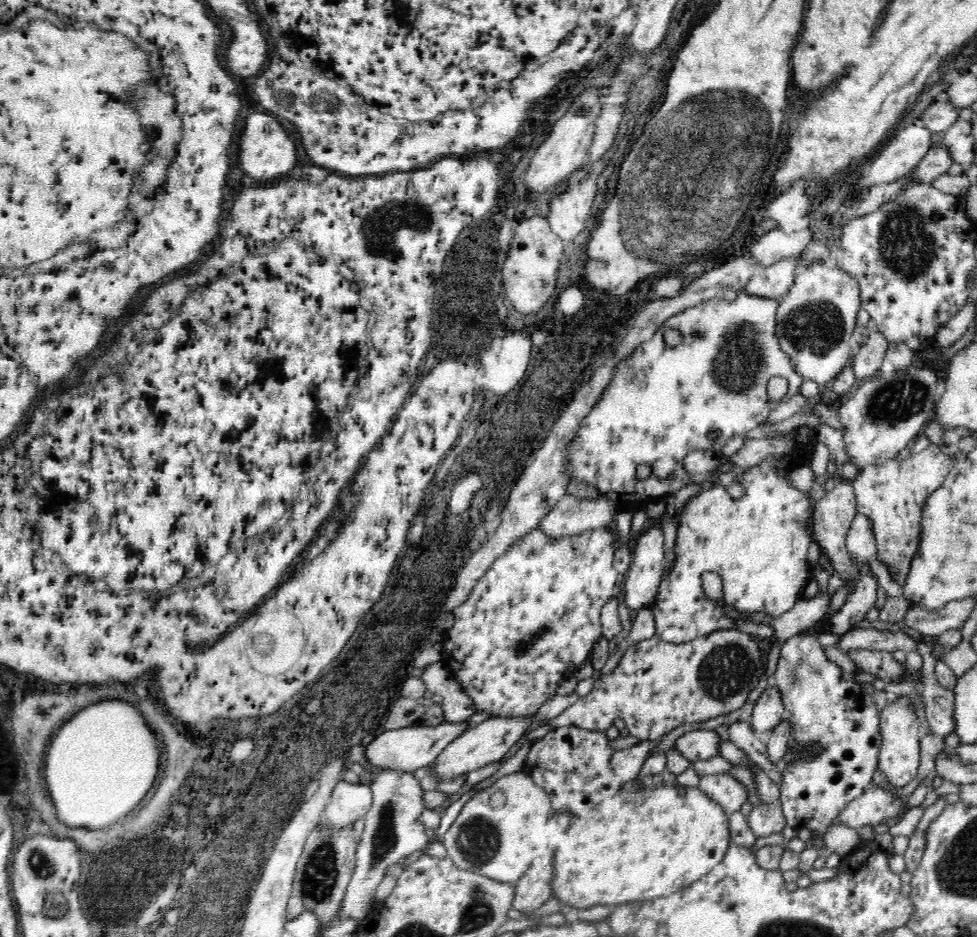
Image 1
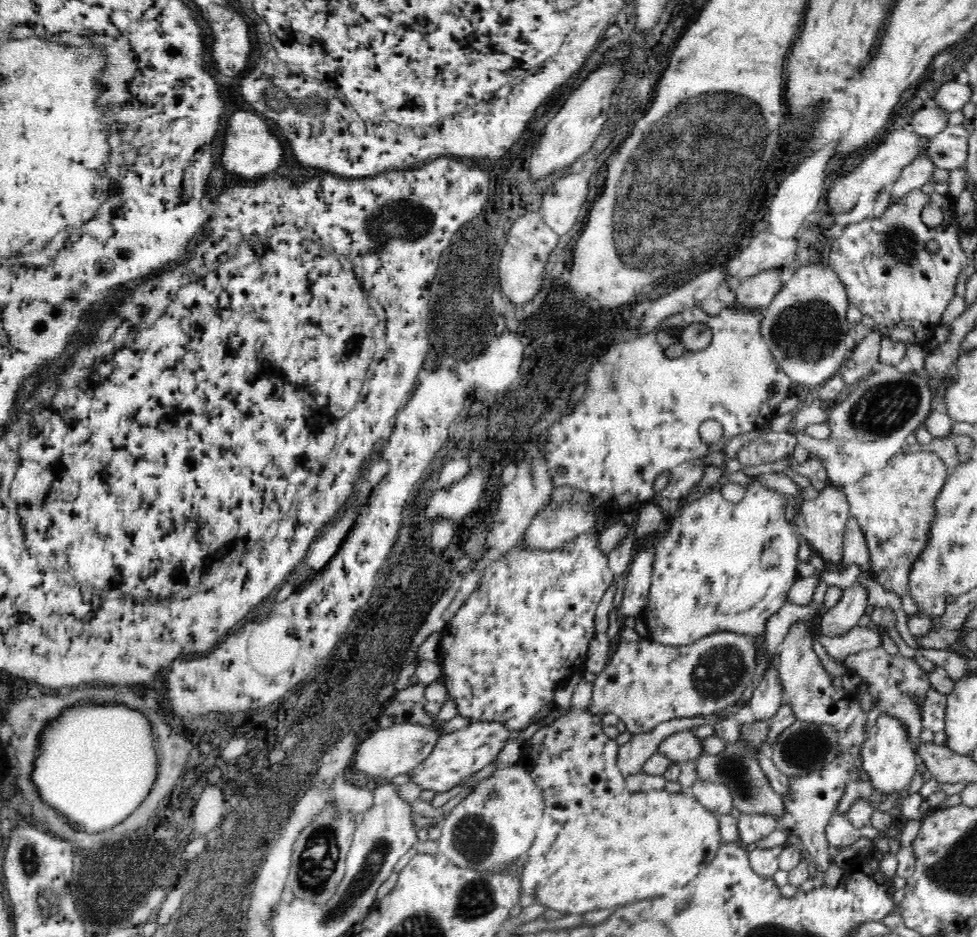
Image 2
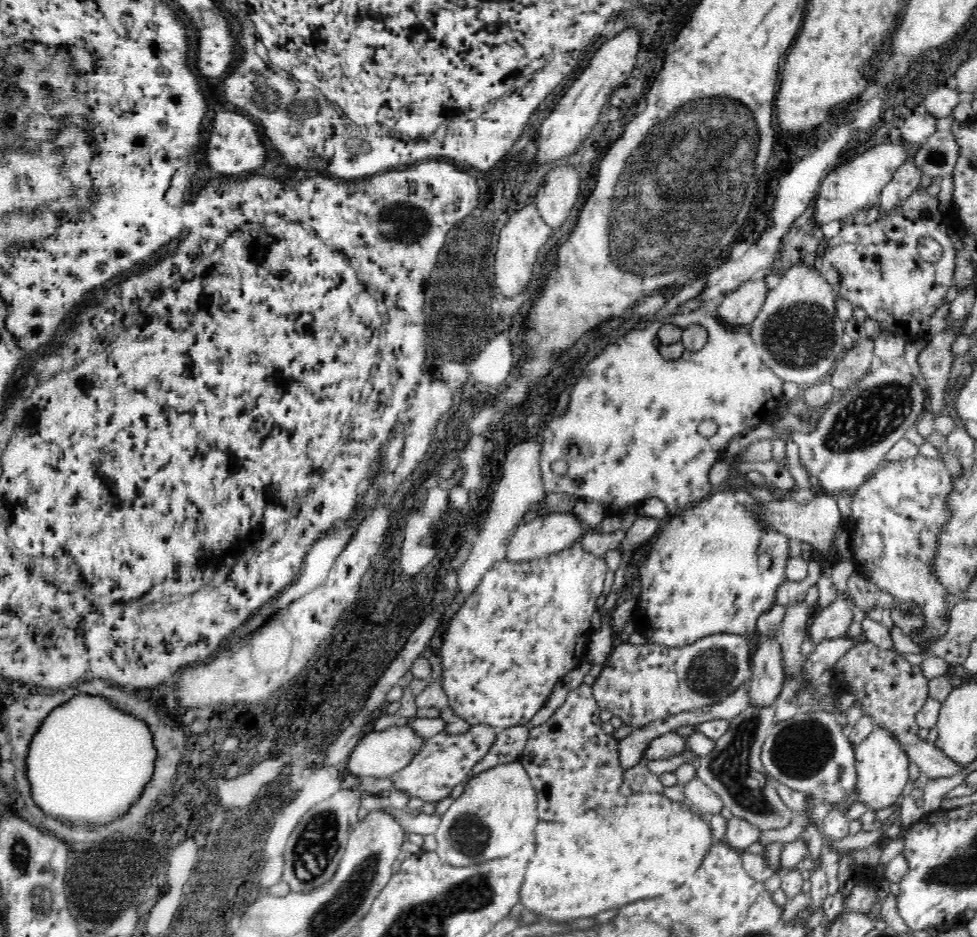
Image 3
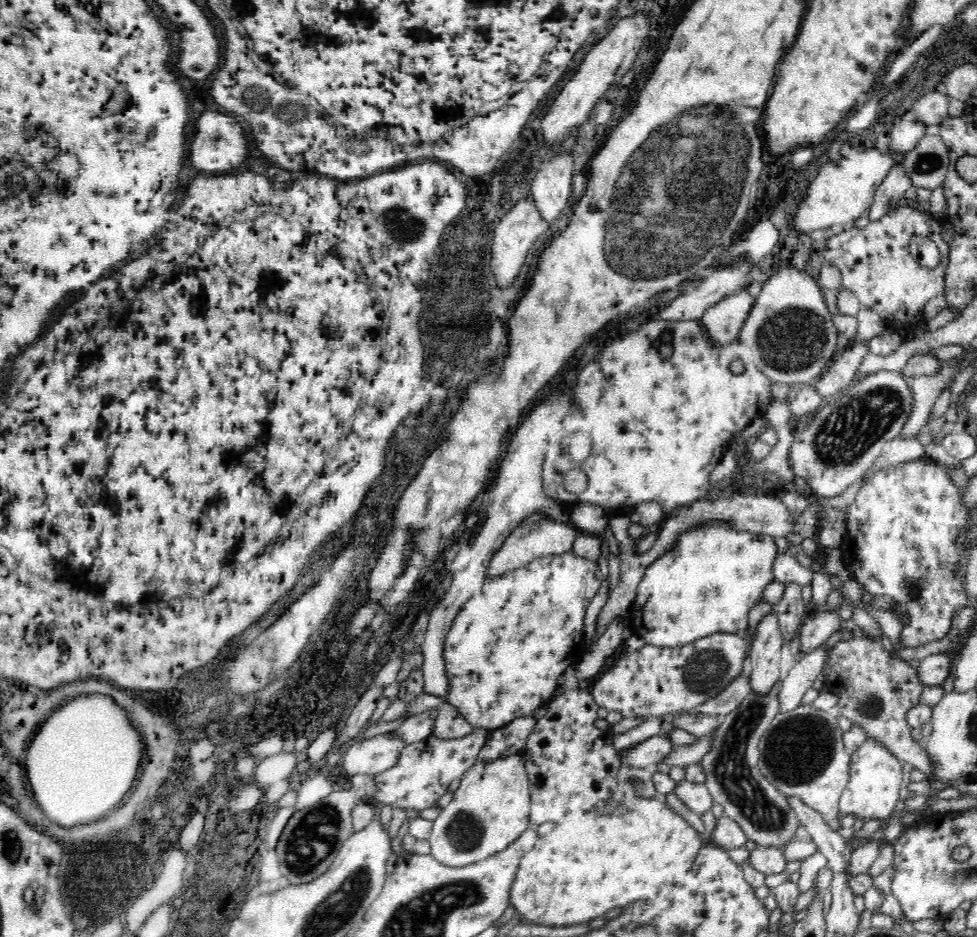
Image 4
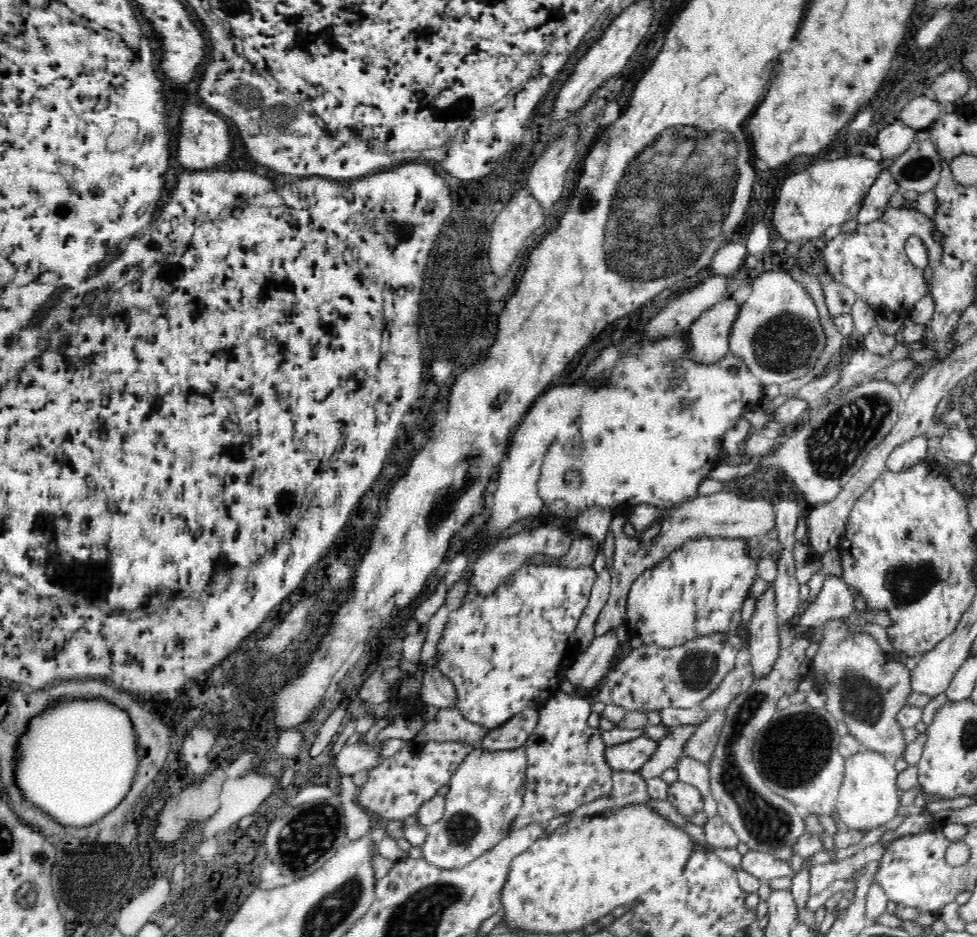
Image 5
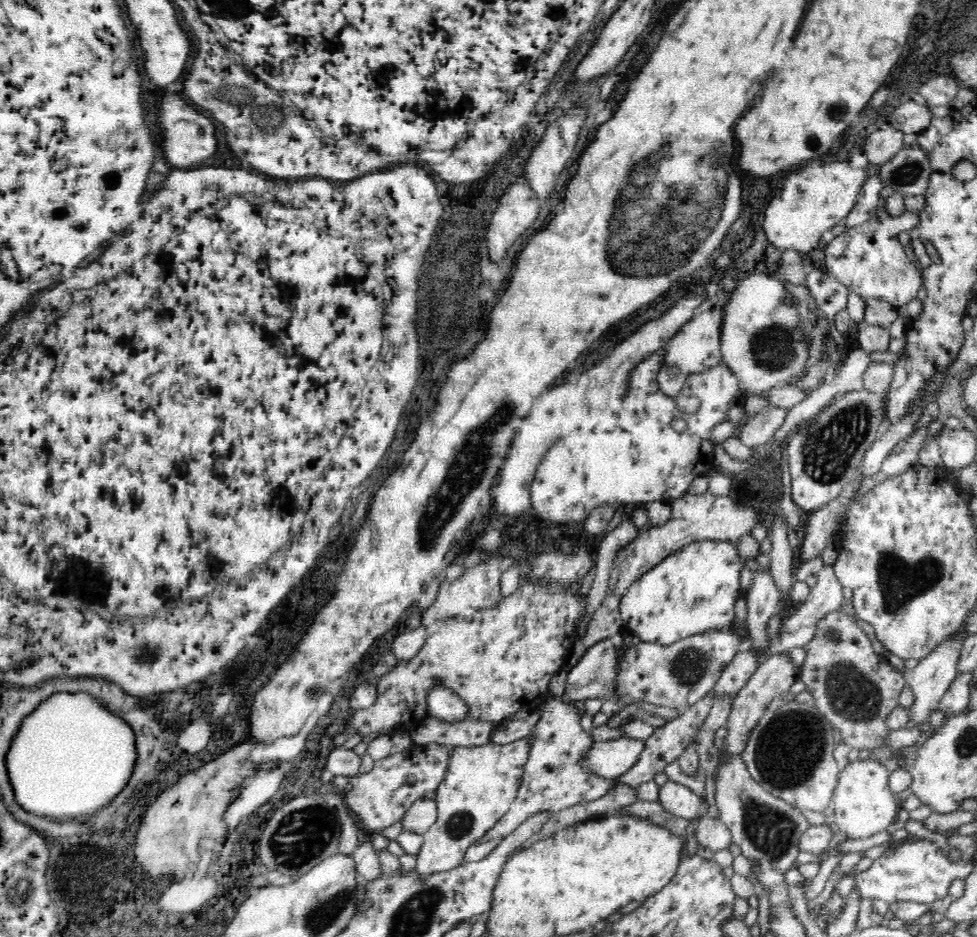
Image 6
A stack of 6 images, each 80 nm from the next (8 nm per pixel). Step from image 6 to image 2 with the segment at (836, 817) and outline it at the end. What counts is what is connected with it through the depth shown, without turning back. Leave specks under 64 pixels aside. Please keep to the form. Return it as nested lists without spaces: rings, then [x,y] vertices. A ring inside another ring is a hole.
[[[880,713],[876,725],[869,728],[868,734],[865,744],[861,747],[860,756],[863,761],[863,770],[870,777],[872,786],[886,796],[908,788],[917,771],[917,753],[905,724],[892,715]]]

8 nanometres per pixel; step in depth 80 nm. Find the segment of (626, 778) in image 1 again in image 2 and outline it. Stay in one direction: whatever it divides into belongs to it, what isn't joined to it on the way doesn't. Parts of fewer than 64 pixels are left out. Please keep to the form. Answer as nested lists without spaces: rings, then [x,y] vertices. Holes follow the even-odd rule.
[[[716,710],[712,714],[694,716],[694,718],[674,718],[674,720],[662,722],[649,734],[633,735],[627,744],[619,747],[617,762],[620,773],[626,778],[643,771],[644,764],[658,751],[660,744],[672,734],[689,731],[693,727],[704,724],[715,725],[722,711]]]

